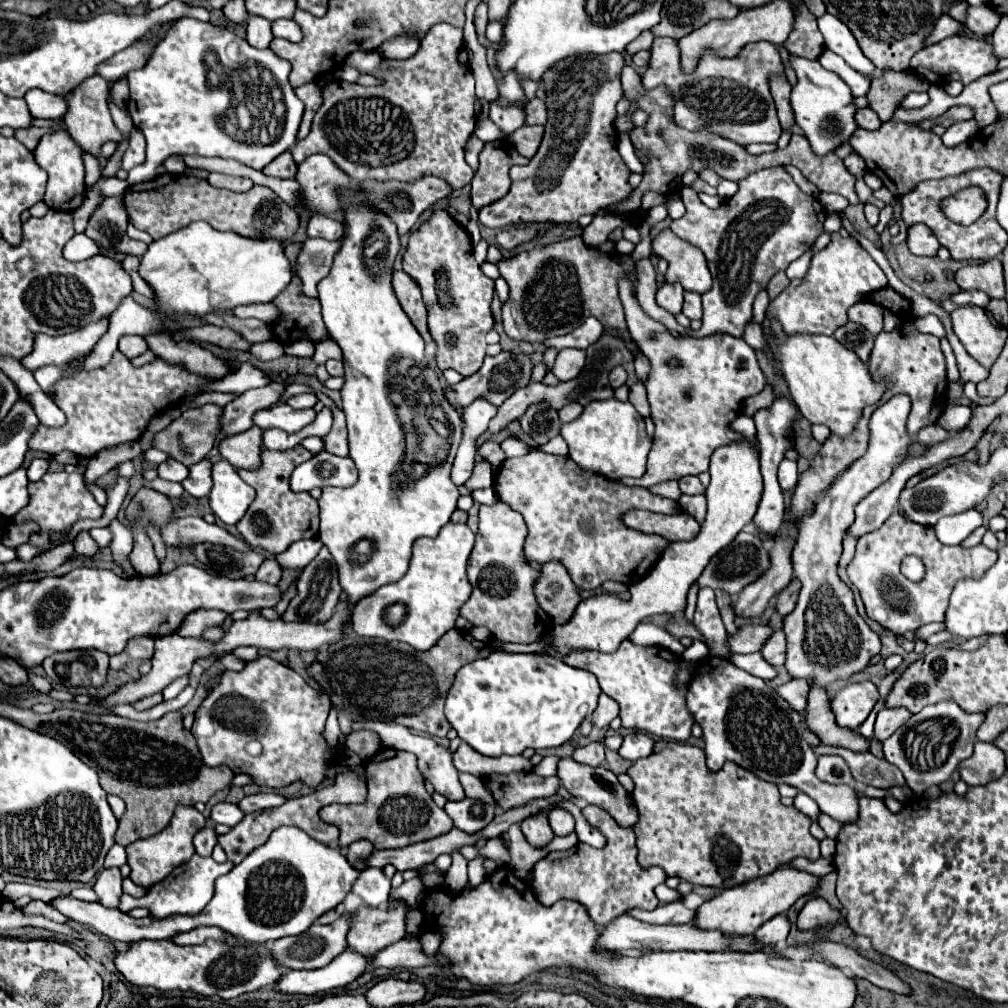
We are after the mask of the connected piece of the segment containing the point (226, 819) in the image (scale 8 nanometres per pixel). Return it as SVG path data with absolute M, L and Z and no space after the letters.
M221 802L221 804L215 804L213 810L211 810L211 820L215 824L225 824L229 828L233 828L235 824L239 824L239 820L243 818L245 814L241 812L241 808L237 804L229 804L229 802Z

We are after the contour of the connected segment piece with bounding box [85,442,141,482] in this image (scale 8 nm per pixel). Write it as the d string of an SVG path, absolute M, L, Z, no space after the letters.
M129 442L129 444L121 444L121 446L115 446L115 448L101 450L93 458L89 458L89 464L87 464L87 470L85 470L85 482L95 482L99 476L109 472L115 464L135 460L137 456L141 456L139 442Z

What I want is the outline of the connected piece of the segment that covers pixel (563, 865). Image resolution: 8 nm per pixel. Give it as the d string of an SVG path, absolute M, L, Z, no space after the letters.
M593 804L585 806L585 818L591 826L599 828L607 836L605 848L593 846L575 846L567 852L551 852L543 860L539 860L533 868L533 892L541 904L555 904L557 900L575 900L585 906L587 914L597 926L609 924L613 918L625 914L631 908L653 910L657 908L659 900L653 892L657 884L665 882L665 872L661 868L641 868L637 864L637 848L635 848L635 834L633 828L619 826L603 808Z

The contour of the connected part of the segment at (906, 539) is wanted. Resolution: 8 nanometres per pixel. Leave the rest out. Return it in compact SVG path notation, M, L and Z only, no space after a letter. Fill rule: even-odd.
M895 512L879 530L859 538L855 558L847 566L847 574L861 594L867 616L899 636L931 622L943 622L955 582L961 576L983 576L983 572L993 566L995 560L997 552L985 548L983 544L973 548L945 546L937 540L933 528L909 522ZM907 554L915 554L923 560L923 564L927 564L927 576L921 582L911 582L899 572L899 564Z

